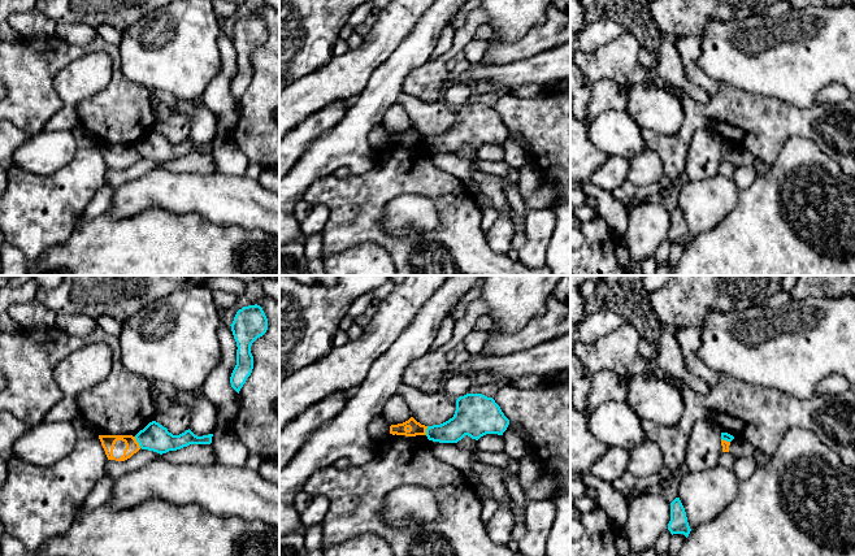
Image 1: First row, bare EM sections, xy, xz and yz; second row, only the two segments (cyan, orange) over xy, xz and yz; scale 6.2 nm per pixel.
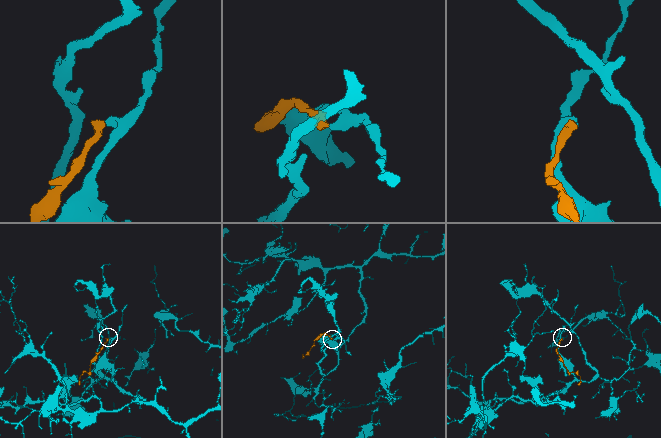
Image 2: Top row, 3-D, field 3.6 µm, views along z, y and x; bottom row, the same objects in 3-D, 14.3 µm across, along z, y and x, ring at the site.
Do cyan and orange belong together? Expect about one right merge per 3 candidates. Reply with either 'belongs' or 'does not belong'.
does not belong

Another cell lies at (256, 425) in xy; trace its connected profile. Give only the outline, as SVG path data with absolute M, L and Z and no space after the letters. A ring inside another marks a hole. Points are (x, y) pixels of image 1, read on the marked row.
M264 295L259 305L268 318L268 330L251 346L253 369L239 391L239 411L231 429L249 453L265 460L279 459L279 304Z

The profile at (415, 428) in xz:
M413 417L408 421L398 425L390 426L390 434L392 435L405 435L405 436L416 436L416 435L426 435L428 426L421 425Z

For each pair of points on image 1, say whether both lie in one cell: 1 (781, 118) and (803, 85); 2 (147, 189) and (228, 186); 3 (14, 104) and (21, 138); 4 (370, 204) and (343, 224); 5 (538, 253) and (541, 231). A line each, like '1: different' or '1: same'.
1: different
2: same
3: different
4: same
5: same

